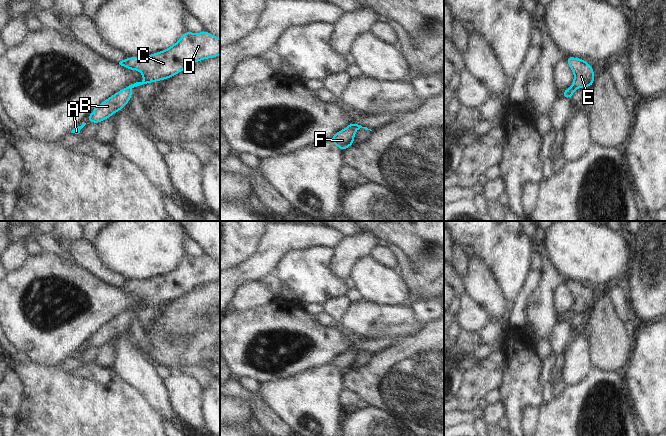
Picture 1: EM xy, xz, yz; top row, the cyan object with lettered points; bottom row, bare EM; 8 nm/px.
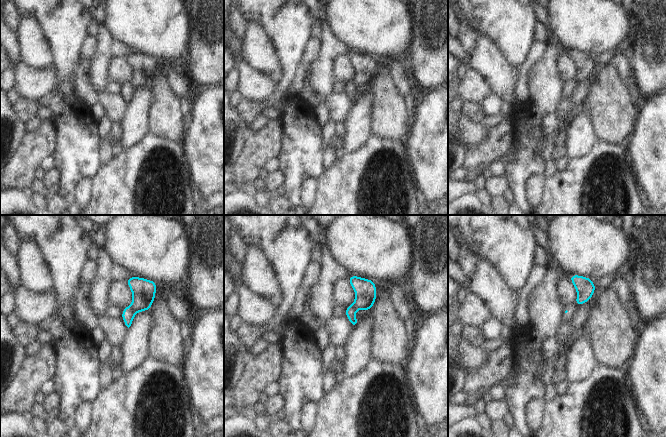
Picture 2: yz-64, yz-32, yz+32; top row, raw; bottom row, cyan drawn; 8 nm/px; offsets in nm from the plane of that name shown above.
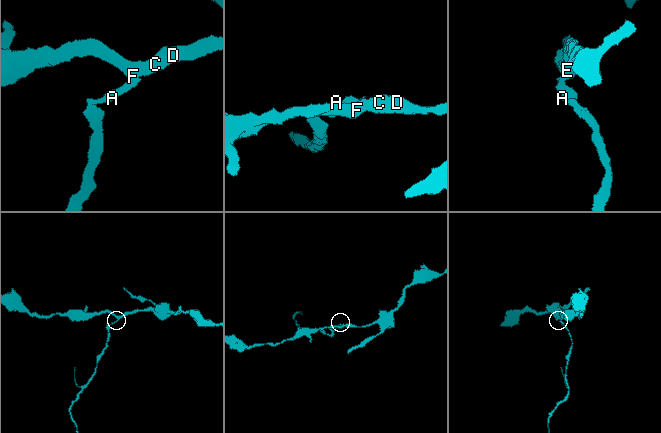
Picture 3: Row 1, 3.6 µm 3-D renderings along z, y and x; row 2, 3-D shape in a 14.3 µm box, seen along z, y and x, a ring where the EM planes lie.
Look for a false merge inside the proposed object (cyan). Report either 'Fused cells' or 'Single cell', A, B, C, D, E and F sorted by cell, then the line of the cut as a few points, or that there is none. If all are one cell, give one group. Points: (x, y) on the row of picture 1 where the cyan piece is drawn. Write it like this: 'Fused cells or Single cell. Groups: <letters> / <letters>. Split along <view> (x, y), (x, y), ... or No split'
Fused cells. Groups: A B / C D E F. Split along yz (570, 87), (574, 90).

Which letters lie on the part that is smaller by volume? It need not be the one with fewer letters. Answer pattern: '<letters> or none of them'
A, B

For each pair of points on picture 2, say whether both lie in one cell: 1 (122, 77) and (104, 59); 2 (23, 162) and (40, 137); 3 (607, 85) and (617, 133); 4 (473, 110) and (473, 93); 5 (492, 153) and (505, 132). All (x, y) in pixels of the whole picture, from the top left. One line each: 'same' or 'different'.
1: different
2: same
3: same
4: different
5: same

